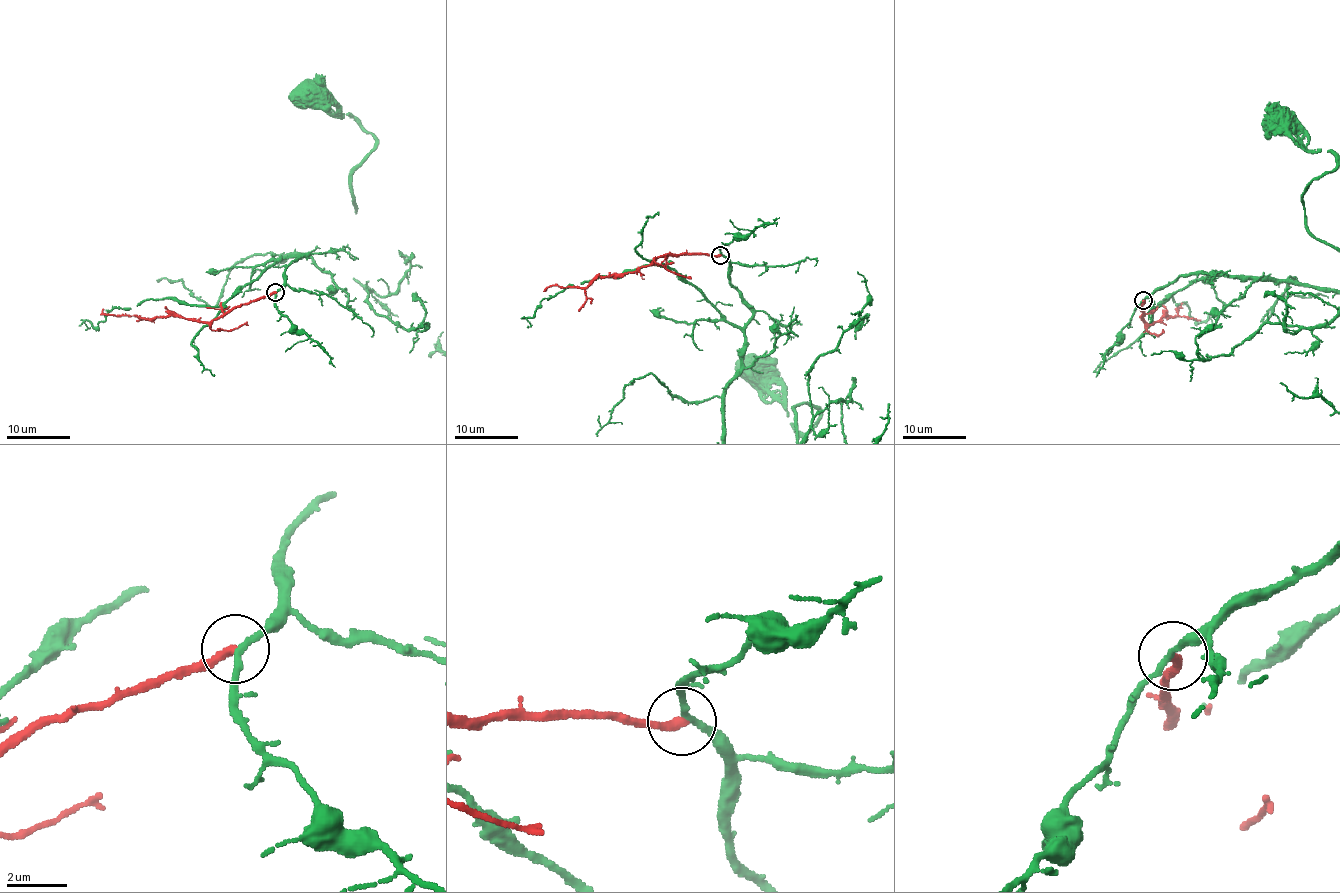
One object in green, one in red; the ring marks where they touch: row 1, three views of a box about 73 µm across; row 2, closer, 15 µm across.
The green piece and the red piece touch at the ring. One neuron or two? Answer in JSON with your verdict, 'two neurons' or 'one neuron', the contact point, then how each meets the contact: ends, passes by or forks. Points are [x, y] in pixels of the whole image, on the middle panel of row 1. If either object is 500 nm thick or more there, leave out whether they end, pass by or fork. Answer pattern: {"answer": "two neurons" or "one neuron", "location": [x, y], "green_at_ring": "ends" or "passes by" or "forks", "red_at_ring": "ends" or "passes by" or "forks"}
{"answer": "two neurons", "location": [720, 255], "green_at_ring": "passes by", "red_at_ring": "ends"}

